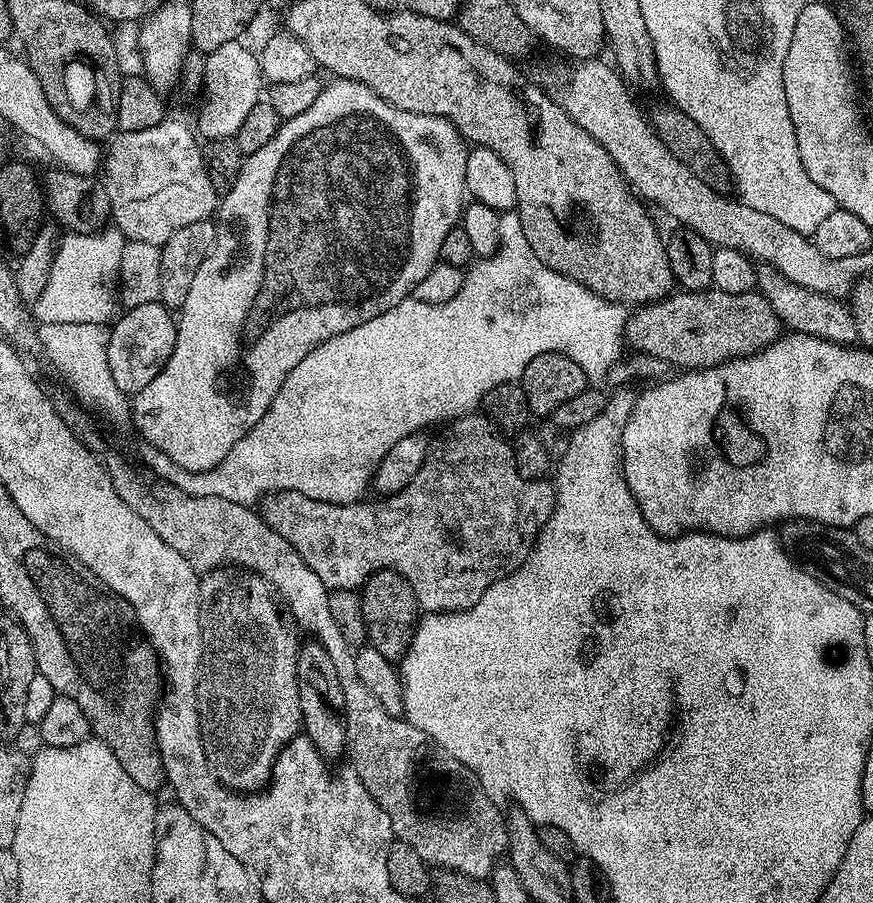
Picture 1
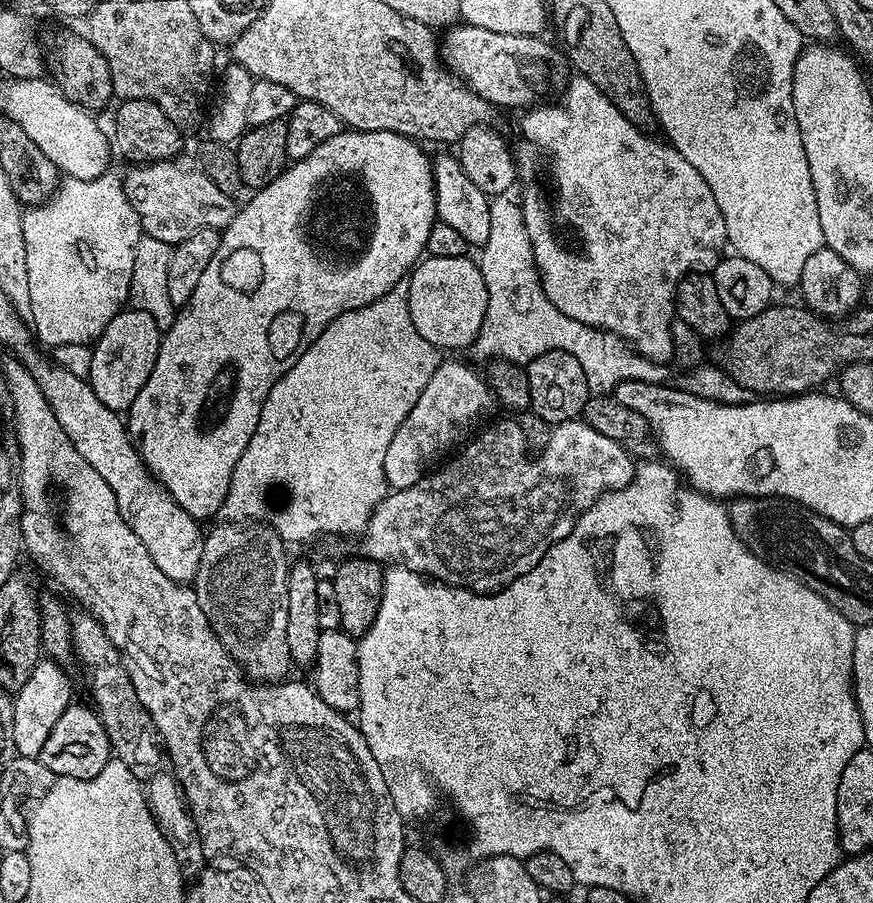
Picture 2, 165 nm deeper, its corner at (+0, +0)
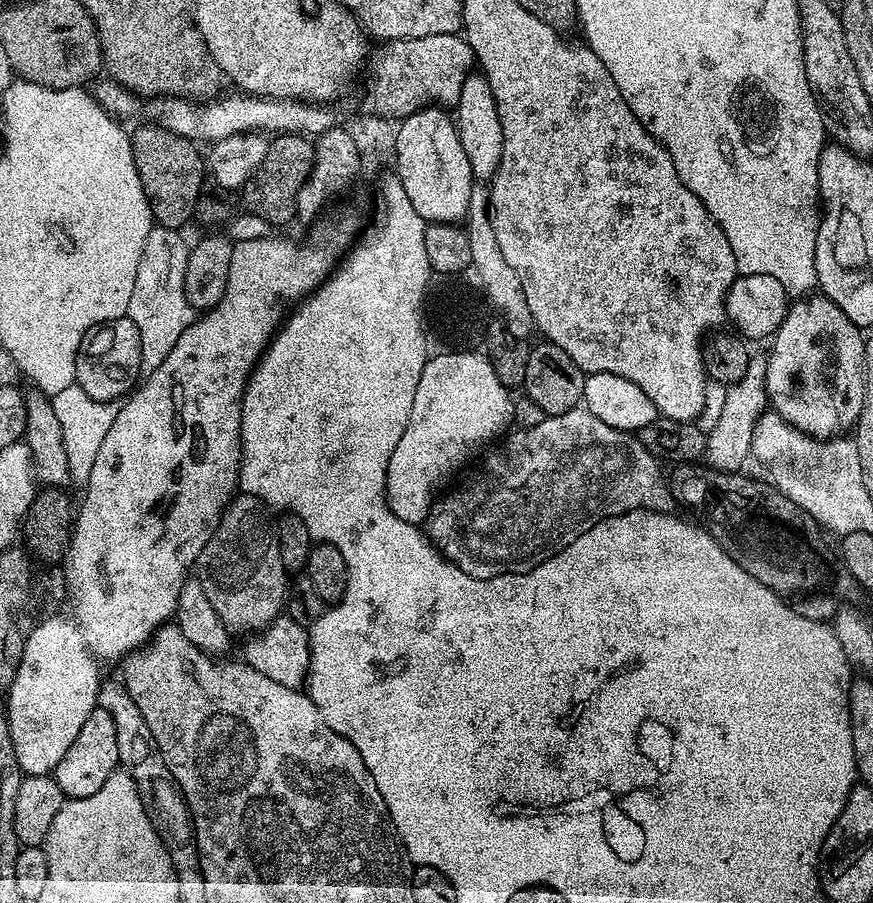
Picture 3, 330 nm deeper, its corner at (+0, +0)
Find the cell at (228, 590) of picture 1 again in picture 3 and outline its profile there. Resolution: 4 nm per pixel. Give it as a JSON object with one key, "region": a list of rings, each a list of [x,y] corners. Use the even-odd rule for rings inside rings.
{"region":[[[240,494],[224,509],[224,516],[218,522],[216,533],[206,542],[200,551],[198,561],[198,579],[206,590],[206,598],[210,598],[210,606],[218,610],[218,618],[233,633],[252,634],[263,630],[281,615],[286,608],[286,592],[284,596],[284,579],[286,573],[282,566],[282,550],[280,539],[276,533],[276,524],[271,520],[269,509],[255,496]]]}

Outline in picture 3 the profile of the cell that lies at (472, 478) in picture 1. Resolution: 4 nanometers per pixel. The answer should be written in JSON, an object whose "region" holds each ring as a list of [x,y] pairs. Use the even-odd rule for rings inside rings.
{"region":[[[583,406],[571,408],[566,414],[545,416],[542,422],[538,422],[538,426],[516,428],[509,431],[488,454],[489,456],[481,462],[480,469],[461,488],[454,489],[449,496],[441,495],[433,503],[426,521],[426,535],[429,541],[436,545],[436,549],[449,562],[474,578],[494,578],[515,572],[529,572],[531,568],[537,568],[551,556],[559,554],[566,546],[570,546],[570,542],[574,542],[576,536],[582,535],[608,516],[621,516],[639,508],[649,508],[651,512],[672,512],[674,508],[672,506],[674,497],[669,481],[666,479],[666,472],[660,469],[661,461],[652,456],[650,450],[637,440],[633,433],[614,430],[614,426],[606,426],[606,422],[602,422],[602,418],[594,418],[594,414],[590,414]]]}

